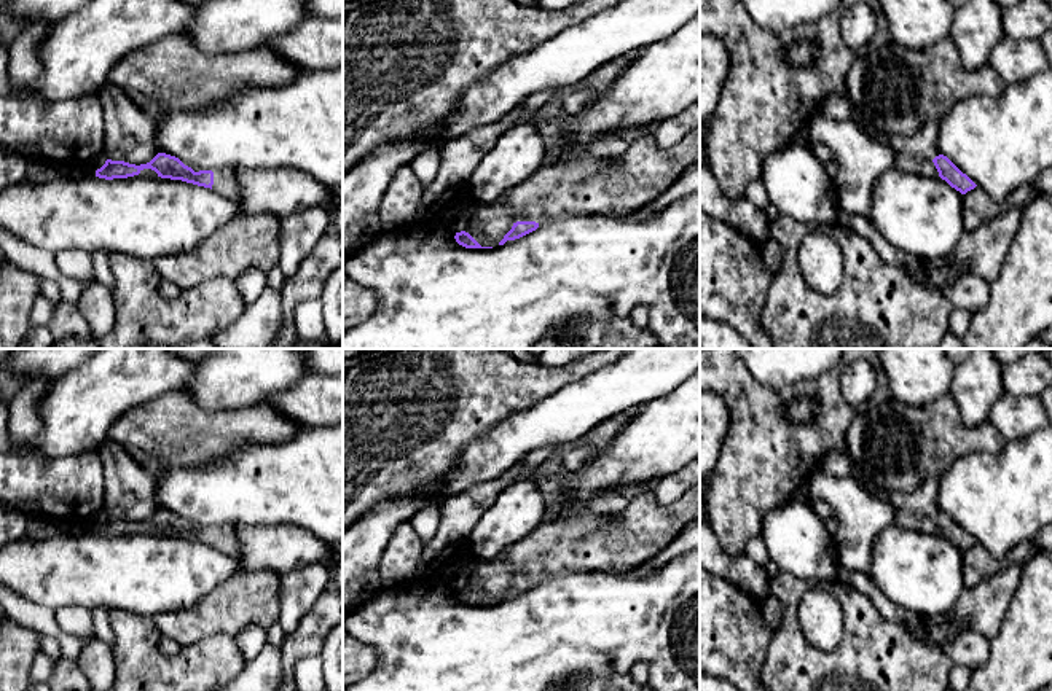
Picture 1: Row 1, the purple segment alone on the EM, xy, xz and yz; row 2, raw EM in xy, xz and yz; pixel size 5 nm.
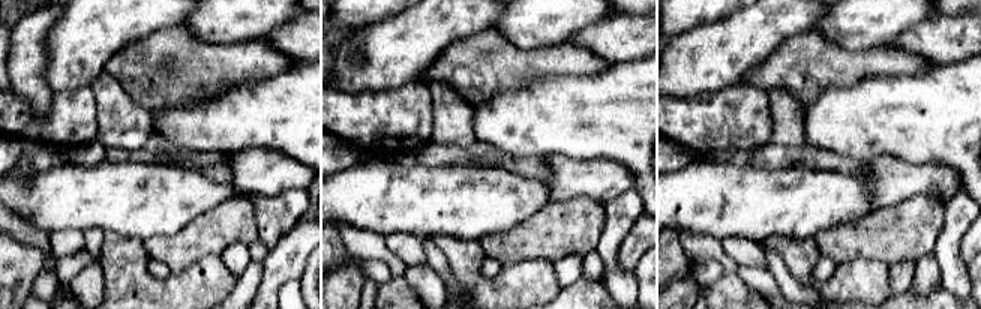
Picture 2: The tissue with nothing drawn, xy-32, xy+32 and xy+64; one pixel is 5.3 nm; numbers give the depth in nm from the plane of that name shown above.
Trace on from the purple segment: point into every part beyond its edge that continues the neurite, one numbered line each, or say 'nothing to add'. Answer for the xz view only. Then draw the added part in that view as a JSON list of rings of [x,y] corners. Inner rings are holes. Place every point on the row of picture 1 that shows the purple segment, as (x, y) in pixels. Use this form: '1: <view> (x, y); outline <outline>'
1: xz (582, 185); outline [[[700,127],[671,148],[642,135],[615,159],[582,153],[545,164],[497,201],[512,207],[515,223],[631,215],[695,164],[700,164]]]

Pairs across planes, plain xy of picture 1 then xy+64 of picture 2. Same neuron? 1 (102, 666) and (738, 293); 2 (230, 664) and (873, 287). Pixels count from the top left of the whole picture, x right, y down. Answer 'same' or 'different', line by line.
1: different
2: same

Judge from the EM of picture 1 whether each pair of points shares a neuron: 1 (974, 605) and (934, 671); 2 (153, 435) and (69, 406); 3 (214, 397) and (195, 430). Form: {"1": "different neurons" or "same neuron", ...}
{"1": "different neurons", "2": "different neurons", "3": "different neurons"}

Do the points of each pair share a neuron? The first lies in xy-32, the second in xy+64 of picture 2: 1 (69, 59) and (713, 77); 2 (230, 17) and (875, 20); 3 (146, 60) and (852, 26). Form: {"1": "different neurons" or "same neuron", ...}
{"1": "same neuron", "2": "same neuron", "3": "different neurons"}

